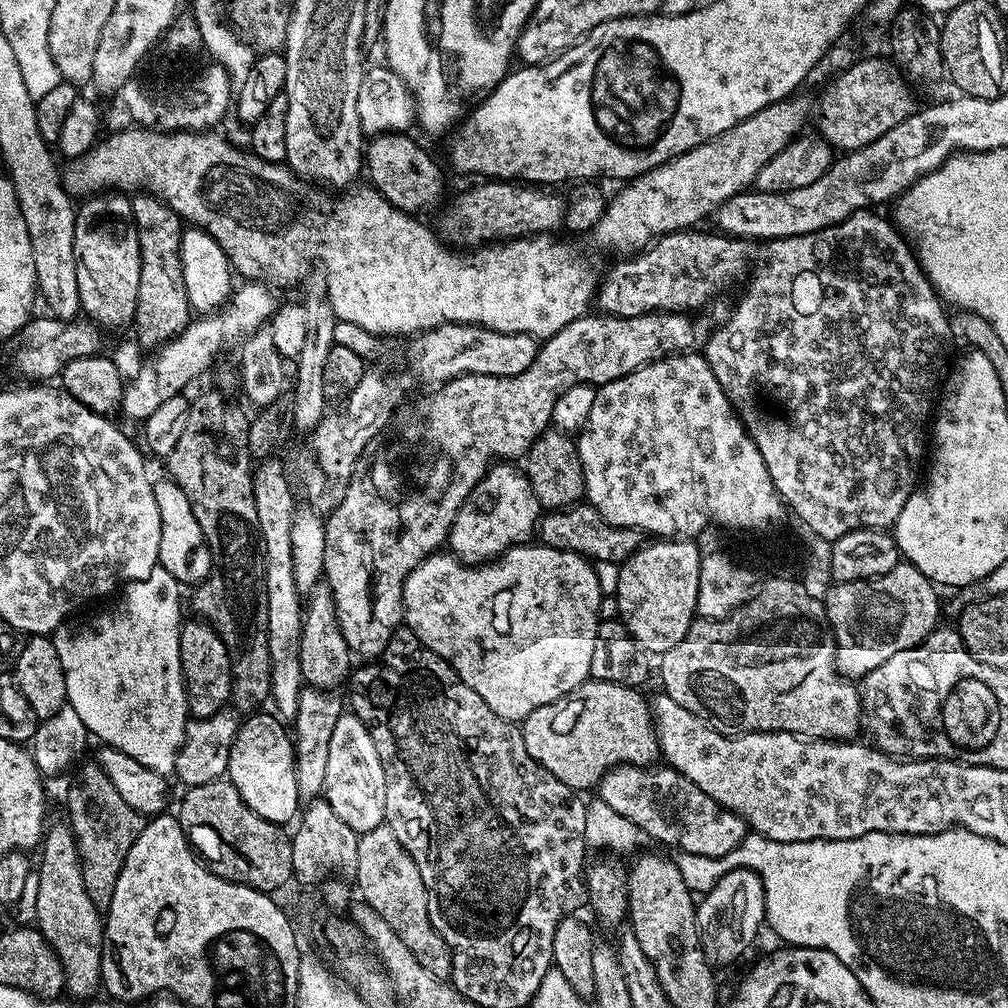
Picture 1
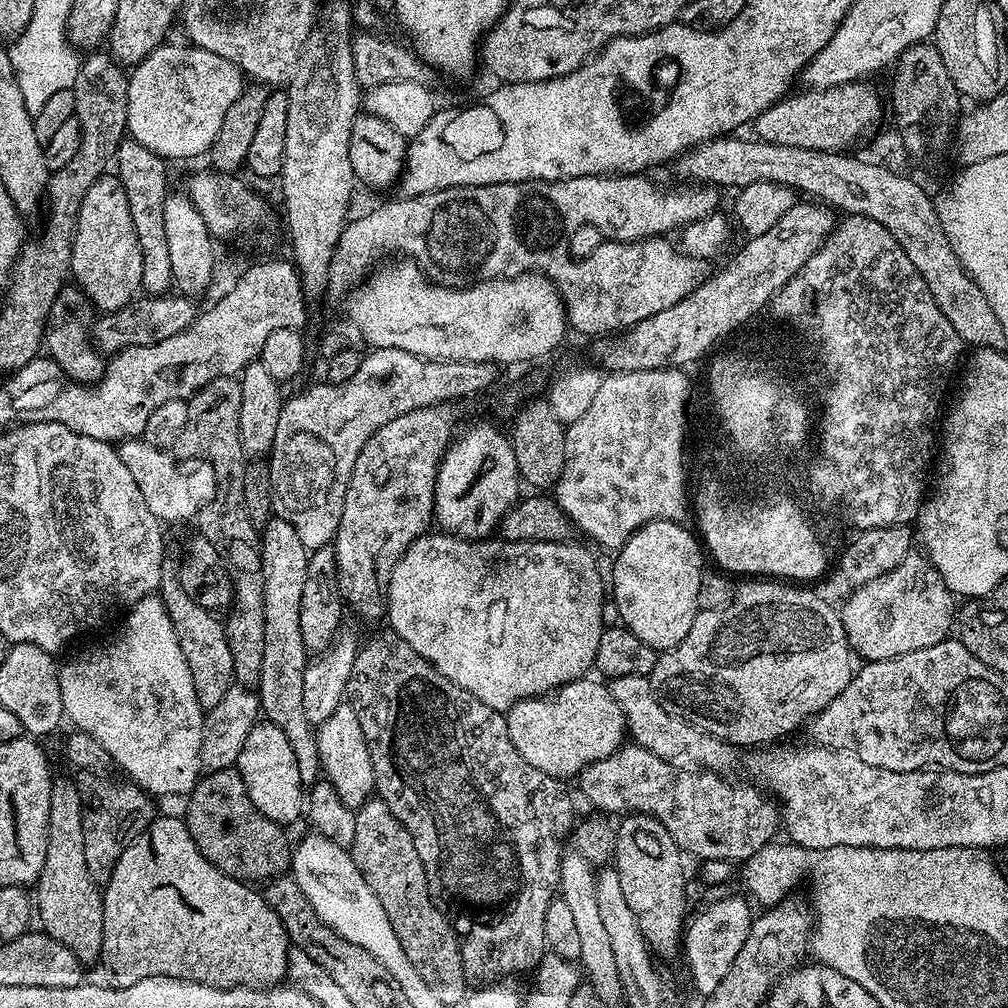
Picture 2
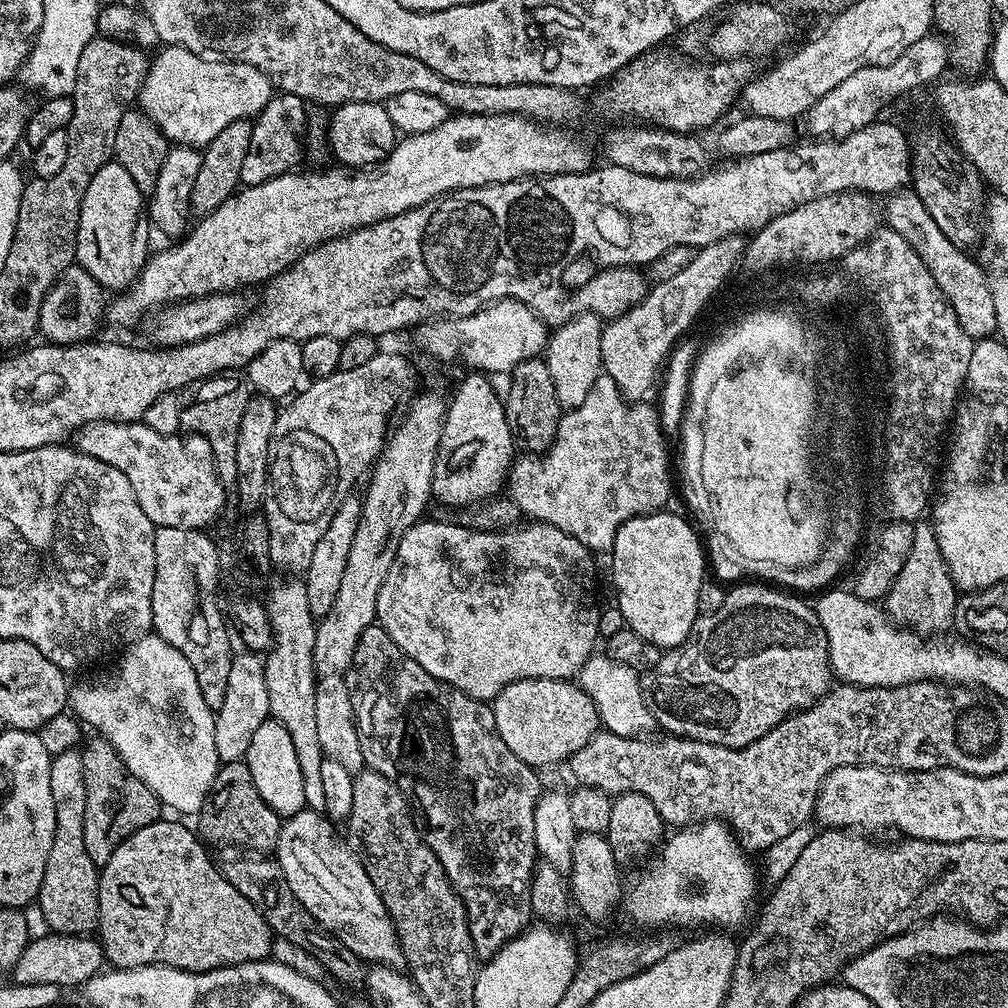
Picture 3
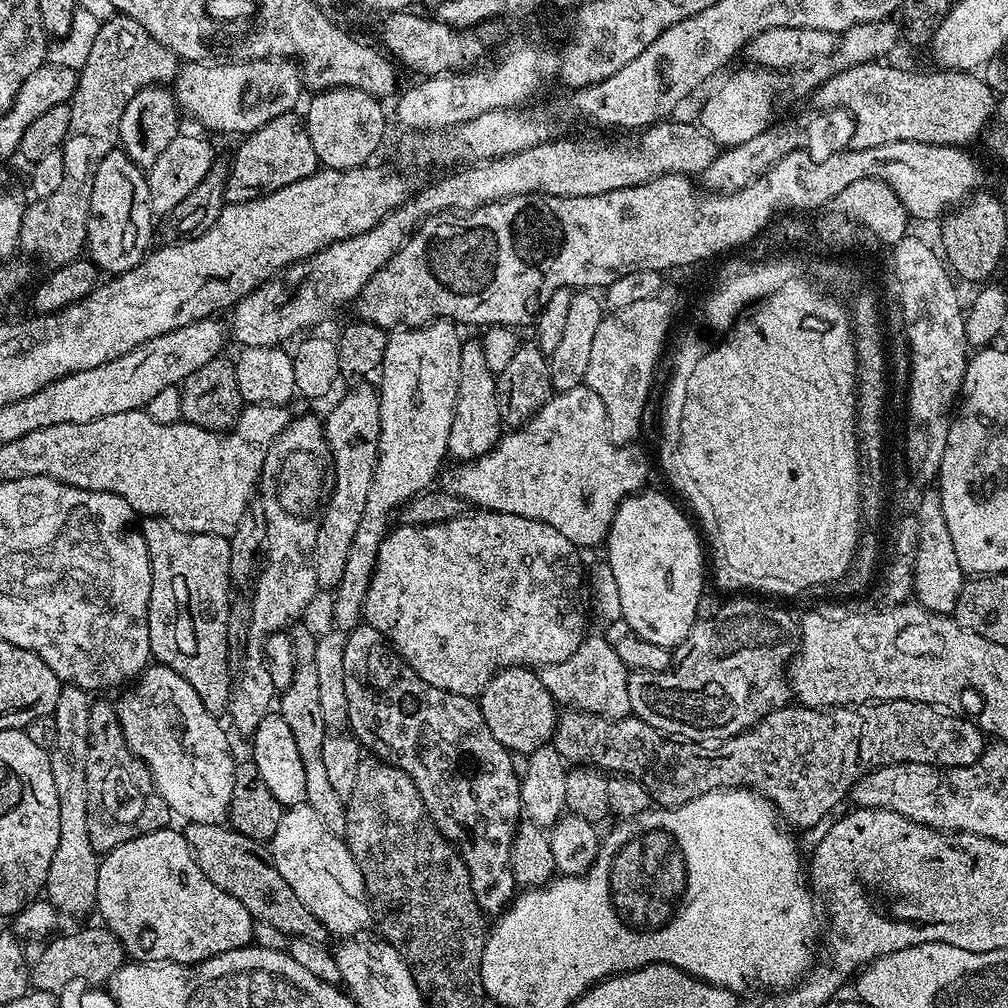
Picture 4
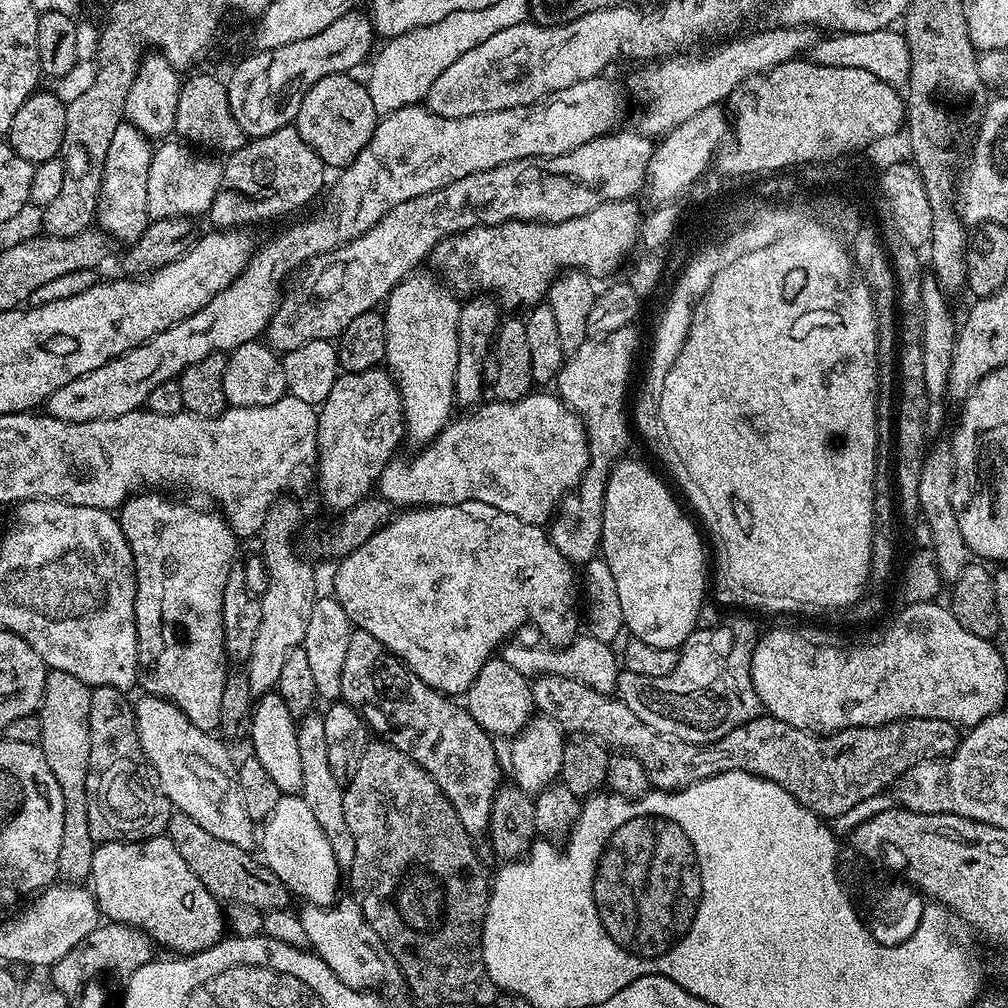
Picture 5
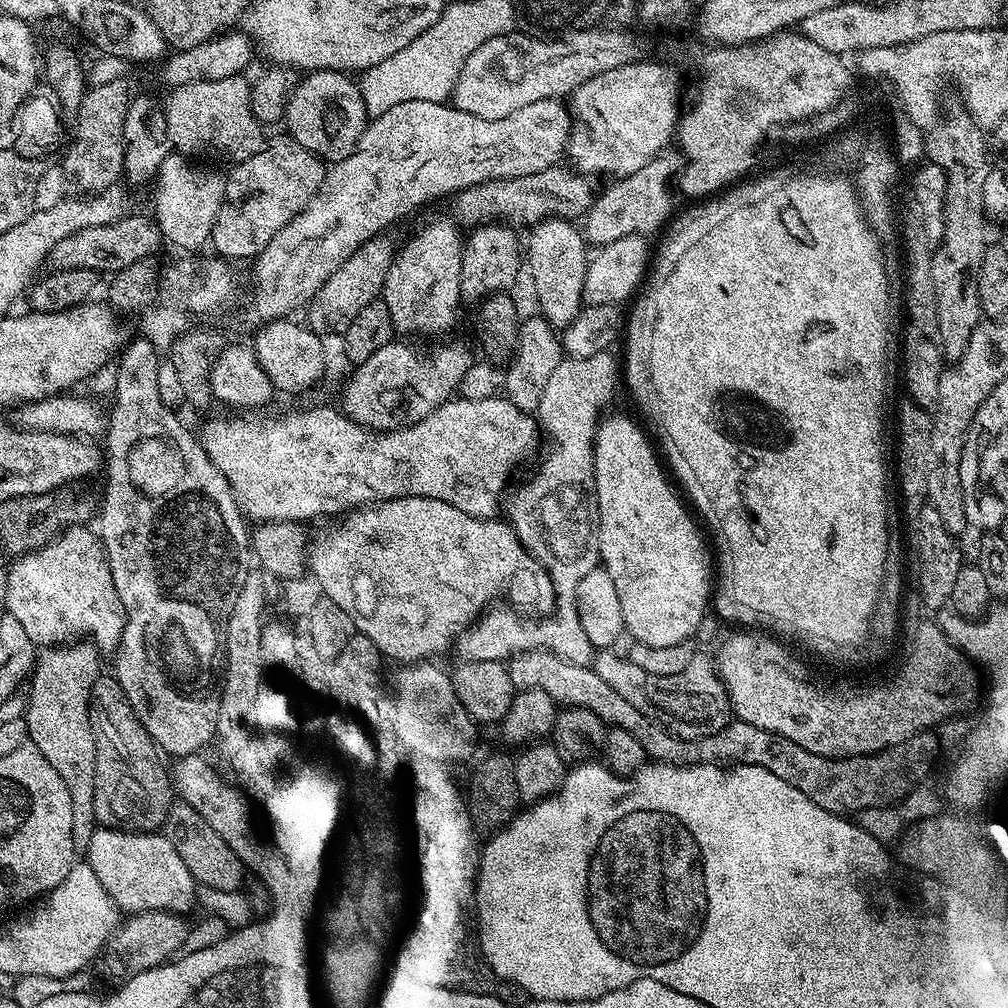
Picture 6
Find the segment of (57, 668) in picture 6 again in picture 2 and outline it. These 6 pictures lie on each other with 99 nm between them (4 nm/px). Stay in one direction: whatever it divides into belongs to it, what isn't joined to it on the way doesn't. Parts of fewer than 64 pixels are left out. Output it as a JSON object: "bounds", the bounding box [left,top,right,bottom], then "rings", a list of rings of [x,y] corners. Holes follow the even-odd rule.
{"bounds":[34,775,104,966],"rings":[[[57,775],[53,779],[50,786],[50,826],[48,827],[48,837],[46,838],[46,862],[42,862],[42,874],[36,880],[34,885],[34,908],[38,913],[38,924],[43,931],[47,932],[50,938],[54,938],[58,942],[62,942],[62,946],[66,946],[66,950],[70,950],[79,958],[80,963],[85,966],[95,965],[100,958],[102,950],[102,922],[104,921],[104,897],[101,889],[94,882],[94,878],[90,878],[90,870],[86,870],[86,838],[82,830],[82,800],[78,798],[78,786],[75,779]]]}

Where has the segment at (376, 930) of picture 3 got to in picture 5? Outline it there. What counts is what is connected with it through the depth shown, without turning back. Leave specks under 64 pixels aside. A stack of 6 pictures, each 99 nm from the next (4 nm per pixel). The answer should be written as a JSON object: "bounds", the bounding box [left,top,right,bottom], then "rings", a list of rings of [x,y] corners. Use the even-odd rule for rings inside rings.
{"bounds":[262,794,342,907],"rings":[[[298,794],[281,795],[262,828],[263,863],[286,885],[289,893],[320,907],[334,904],[339,895],[337,892],[342,869],[304,798]]]}

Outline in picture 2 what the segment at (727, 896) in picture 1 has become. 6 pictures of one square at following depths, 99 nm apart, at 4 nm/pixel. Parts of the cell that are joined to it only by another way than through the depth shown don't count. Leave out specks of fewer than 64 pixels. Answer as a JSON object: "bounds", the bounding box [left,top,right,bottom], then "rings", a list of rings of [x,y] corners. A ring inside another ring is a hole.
{"bounds":[682,896,754,997],"rings":[[[740,896],[716,900],[705,912],[697,916],[695,913],[687,921],[682,941],[682,960],[688,963],[688,976],[701,997],[710,995],[718,982],[726,978],[726,970],[730,970],[734,958],[738,958],[738,950],[742,950],[742,942],[746,942],[746,934],[750,934],[754,912],[748,909],[749,901],[745,900]]]}

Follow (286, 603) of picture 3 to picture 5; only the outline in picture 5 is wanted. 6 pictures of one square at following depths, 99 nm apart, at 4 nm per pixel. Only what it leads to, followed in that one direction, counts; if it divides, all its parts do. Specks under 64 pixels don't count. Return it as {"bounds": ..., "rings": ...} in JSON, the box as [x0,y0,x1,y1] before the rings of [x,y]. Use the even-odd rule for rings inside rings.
{"bounds":[296,714,354,869],"rings":[[[309,714],[303,717],[299,721],[296,733],[298,734],[298,755],[302,762],[302,797],[310,806],[314,818],[318,820],[318,826],[322,828],[326,840],[330,842],[334,858],[337,859],[341,869],[351,869],[354,862],[354,834],[350,834],[350,826],[346,826],[346,810],[342,810],[343,787],[330,770],[323,715]]]}

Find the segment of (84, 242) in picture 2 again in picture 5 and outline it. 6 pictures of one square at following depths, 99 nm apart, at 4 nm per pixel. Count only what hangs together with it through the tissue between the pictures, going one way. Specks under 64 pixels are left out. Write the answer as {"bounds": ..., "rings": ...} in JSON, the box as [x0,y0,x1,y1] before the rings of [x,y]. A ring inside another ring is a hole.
{"bounds":[95,122,153,246],"rings":[[[127,122],[120,123],[118,130],[114,130],[114,138],[110,138],[95,223],[101,232],[105,232],[113,241],[121,240],[124,246],[131,246],[136,240],[140,240],[150,223],[147,210],[147,179],[153,151],[153,141],[144,136],[142,130]]]}

